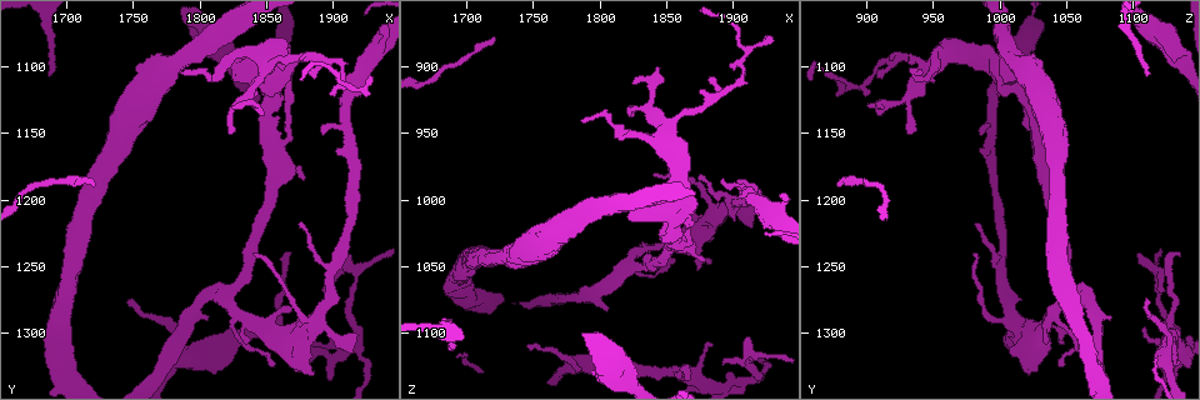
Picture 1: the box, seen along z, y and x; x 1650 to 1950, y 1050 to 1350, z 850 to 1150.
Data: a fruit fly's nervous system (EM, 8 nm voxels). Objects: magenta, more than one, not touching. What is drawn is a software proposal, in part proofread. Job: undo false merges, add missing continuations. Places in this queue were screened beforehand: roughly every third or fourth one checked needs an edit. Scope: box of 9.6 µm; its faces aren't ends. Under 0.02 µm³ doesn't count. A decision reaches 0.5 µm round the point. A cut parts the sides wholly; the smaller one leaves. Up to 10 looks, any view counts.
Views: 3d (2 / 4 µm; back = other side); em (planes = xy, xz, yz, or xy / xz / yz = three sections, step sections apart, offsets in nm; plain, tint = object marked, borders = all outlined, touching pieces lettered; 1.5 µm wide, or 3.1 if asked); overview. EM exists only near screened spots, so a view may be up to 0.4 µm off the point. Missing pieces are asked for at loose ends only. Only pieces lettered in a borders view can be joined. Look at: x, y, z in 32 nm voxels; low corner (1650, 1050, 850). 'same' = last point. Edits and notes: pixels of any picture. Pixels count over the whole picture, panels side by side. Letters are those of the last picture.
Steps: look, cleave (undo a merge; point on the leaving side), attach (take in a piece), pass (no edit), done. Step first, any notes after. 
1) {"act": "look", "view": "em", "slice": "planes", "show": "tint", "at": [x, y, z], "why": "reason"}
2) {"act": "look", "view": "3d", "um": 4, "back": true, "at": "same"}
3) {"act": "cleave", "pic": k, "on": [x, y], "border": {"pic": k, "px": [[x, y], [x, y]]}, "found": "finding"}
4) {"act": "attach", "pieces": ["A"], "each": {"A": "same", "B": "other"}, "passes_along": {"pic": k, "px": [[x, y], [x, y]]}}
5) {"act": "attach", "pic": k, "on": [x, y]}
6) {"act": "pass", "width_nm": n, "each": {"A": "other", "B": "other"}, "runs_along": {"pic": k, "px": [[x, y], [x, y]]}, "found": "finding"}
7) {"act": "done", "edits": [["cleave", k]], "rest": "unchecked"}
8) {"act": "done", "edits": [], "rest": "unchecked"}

{"act": "look", "view": "em", "slice": "planes", "show": "borders", "at": [1792, 1318, 1126], "why": "branch point"}

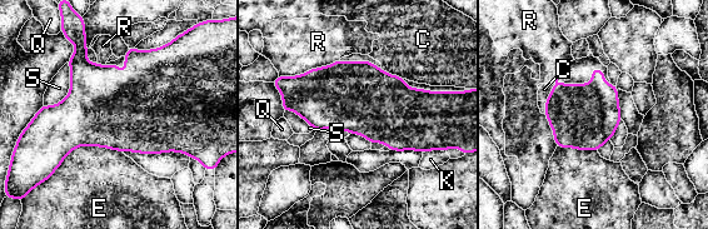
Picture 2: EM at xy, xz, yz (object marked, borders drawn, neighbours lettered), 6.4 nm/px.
{"act": "pass", "each": {"C": "other", "E": "other", "K": "other", "Q": "other", "R": "other", "S": "other"}, "border": {"pic": 2, "px": [[121, 150], [78, 145], [56, 168]]}, "found": "all the same neuron"}

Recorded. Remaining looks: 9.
{"act": "look", "view": "em", "slice": "planes", "show": "borders", "at": [1686, 1106, 1108], "why": "free end"}

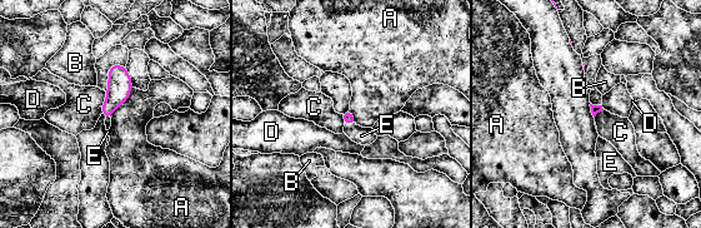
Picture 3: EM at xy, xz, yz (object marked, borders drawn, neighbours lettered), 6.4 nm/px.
{"act": "attach", "pieces": ["E"], "each": {"A": "other", "B": "other", "C": "other", "D": "other", "E": "same"}, "passes_along": {"pic": 3, "px": [[348, 117], [350, 124], [361, 135]]}, "found": "the neuron continues"}

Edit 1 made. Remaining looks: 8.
{"act": "look", "view": "em", "slice": "xz", "step": 4, "show": "borders", "at": [1880, 1184, 1044]}

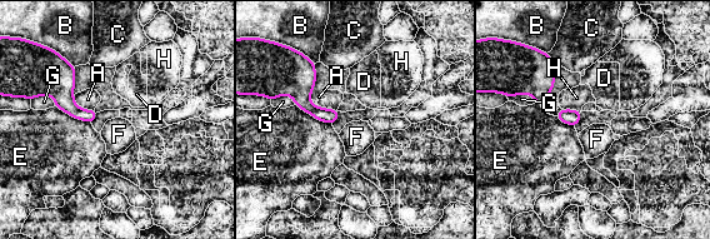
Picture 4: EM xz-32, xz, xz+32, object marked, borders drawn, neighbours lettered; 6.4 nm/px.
{"act": "look", "view": "em", "slice": "planes", "show": "borders", "at": "same", "why": "cut it another way"}

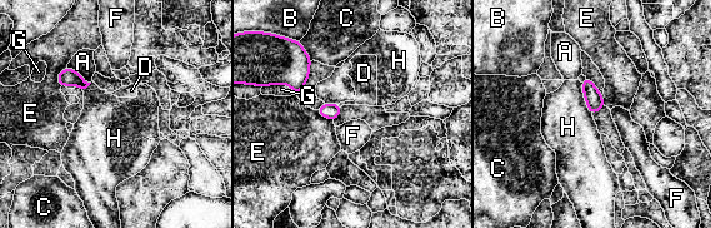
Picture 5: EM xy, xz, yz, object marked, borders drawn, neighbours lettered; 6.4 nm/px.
{"act": "pass", "each": {"A": "other", "B": "other", "C": "other", "D": "other", "E": "other", "F": "other", "G": "other", "H": "other"}, "border": {"pic": 5, "px": [[581, 83], [584, 100], [591, 114]]}, "found": "none of them fits"}

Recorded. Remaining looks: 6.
{"act": "look", "view": "em", "slice": "yz", "step": 8, "show": "borders", "at": [1910, 1240, 1104], "why": "tapers out"}

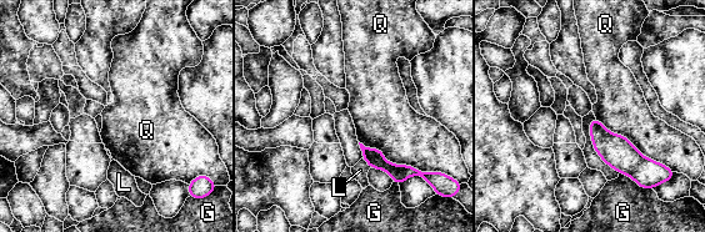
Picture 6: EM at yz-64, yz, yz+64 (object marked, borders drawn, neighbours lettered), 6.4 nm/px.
{"act": "pass", "each": {"G": "other", "L": "other", "Q": "other"}, "found": "no lettered piece goes on from it"}

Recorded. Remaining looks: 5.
{"act": "look", "view": "em", "slice": "planes", "show": "tint", "at": [1896, 1332, 1134], "why": "an open end"}

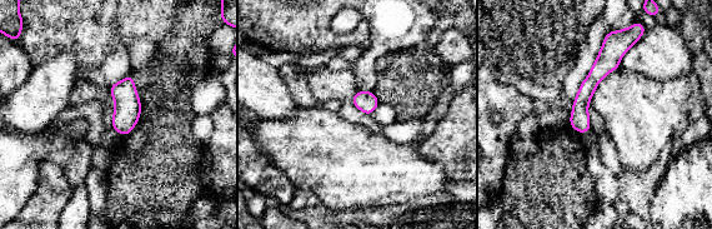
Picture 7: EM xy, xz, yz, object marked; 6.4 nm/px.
{"act": "look", "view": "em", "slice": "planes", "show": "borders", "at": "same"}

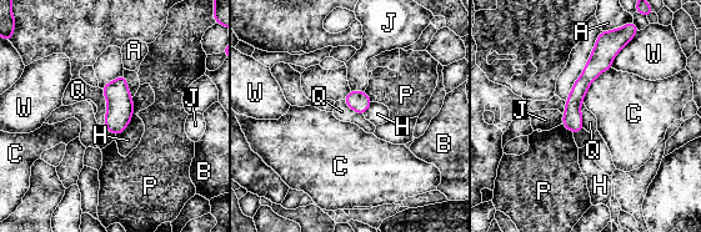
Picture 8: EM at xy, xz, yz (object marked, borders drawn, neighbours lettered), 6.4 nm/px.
{"act": "pass", "each": {"A": "other", "B": "other", "C": "other", "H": "other", "J": "other", "P": "other", "Q": "other", "W": "other"}, "border": {"pic": 8, "px": [[100, 89], [106, 100], [104, 124]]}, "found": "none of them fits"}

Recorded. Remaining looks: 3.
{"act": "done", "edits": [["attach", 3]], "rest": "unchecked"}

